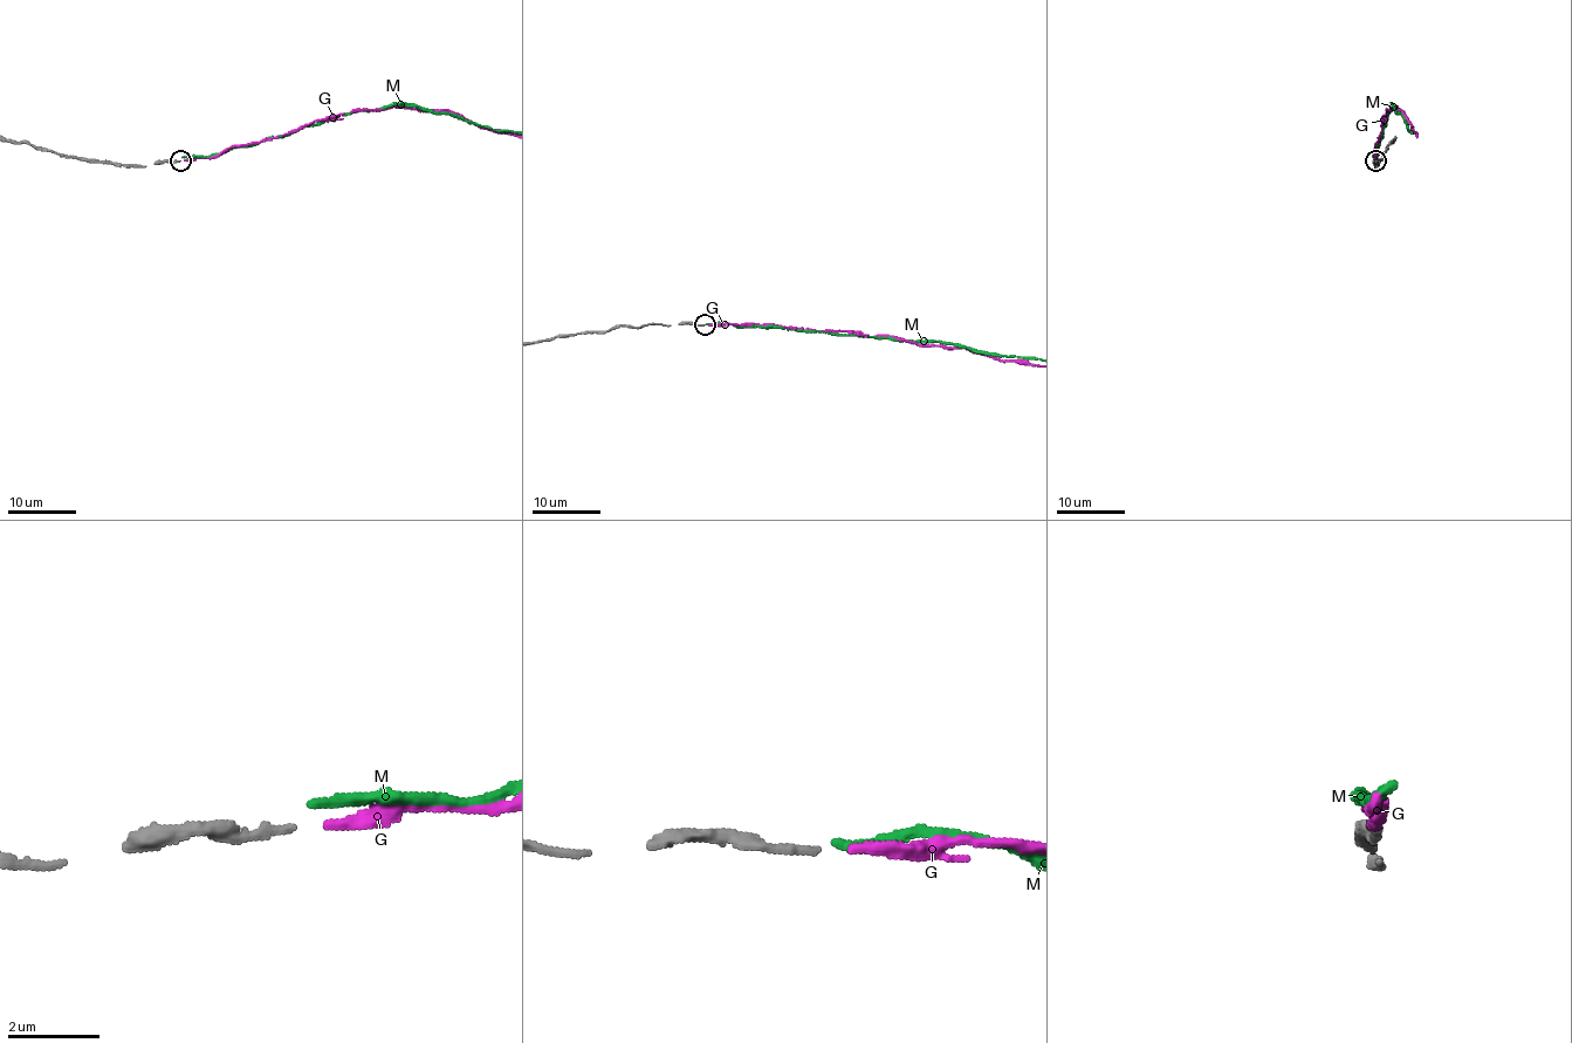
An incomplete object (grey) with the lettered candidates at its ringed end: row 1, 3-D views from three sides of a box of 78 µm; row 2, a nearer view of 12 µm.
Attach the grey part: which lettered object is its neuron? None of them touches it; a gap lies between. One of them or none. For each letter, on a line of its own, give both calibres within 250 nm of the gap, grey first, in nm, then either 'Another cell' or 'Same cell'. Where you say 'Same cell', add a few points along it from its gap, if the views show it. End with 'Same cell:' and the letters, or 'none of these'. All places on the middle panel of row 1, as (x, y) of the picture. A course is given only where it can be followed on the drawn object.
G: Thickness 180 nm (grey) against 260 nm. Same cell
M: Thickness 180 nm (grey) against 200 nm. Another cell
Same cell: G

